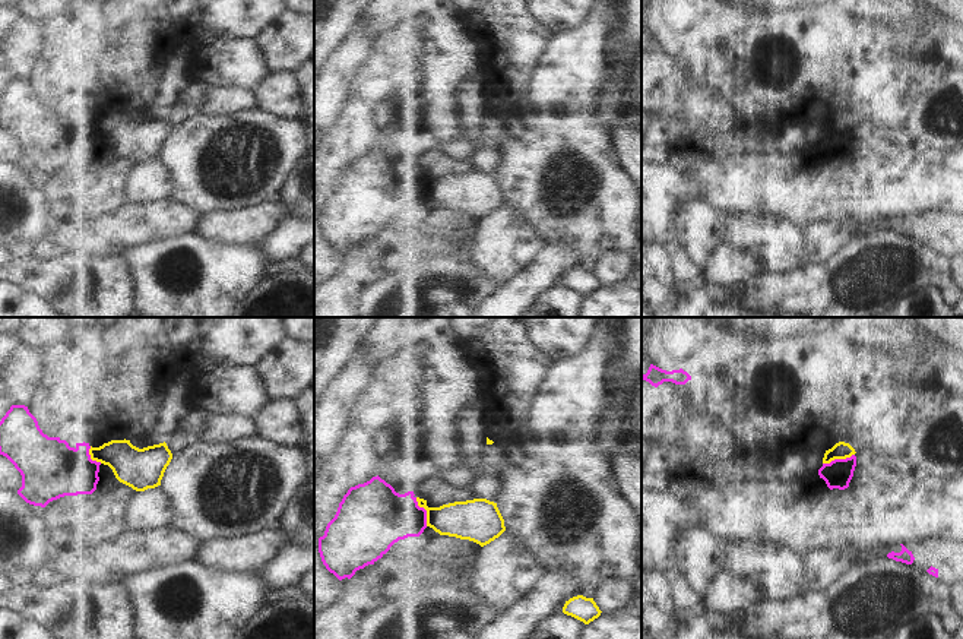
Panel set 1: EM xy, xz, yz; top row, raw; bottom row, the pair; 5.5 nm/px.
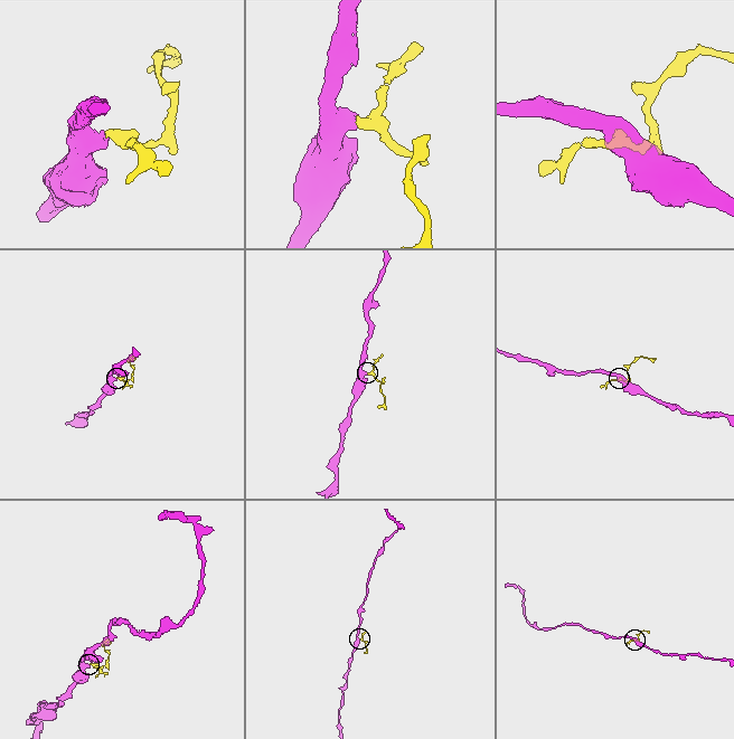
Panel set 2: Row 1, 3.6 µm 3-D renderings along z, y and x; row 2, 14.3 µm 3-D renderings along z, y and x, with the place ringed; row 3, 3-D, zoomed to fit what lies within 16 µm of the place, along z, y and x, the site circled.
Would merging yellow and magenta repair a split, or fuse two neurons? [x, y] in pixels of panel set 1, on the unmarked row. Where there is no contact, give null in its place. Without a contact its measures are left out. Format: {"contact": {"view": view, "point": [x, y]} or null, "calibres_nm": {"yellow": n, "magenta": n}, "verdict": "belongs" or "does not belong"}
{"contact": {"view": "xz", "point": [425, 182]}, "calibres_nm": {"yellow": 220, "magenta": 320}, "verdict": "does not belong"}

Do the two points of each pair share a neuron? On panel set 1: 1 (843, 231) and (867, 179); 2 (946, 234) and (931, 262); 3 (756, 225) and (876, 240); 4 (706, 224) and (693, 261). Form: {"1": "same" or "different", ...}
{"1": "different", "2": "different", "3": "different", "4": "same"}

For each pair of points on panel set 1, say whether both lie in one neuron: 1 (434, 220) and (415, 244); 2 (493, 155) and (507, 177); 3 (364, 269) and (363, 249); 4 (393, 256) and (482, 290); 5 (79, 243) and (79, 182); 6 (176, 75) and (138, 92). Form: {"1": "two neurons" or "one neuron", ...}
{"1": "one neuron", "2": "two neurons", "3": "one neuron", "4": "two neurons", "5": "two neurons", "6": "two neurons"}

